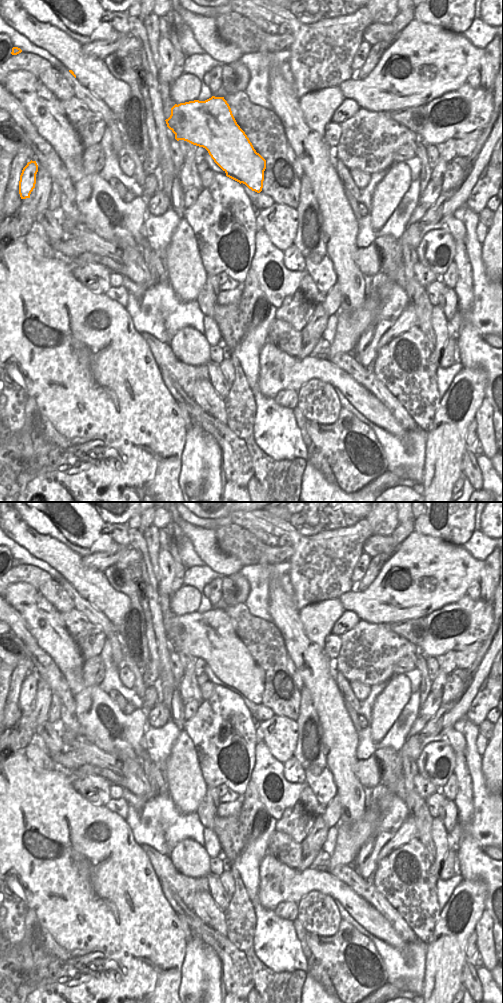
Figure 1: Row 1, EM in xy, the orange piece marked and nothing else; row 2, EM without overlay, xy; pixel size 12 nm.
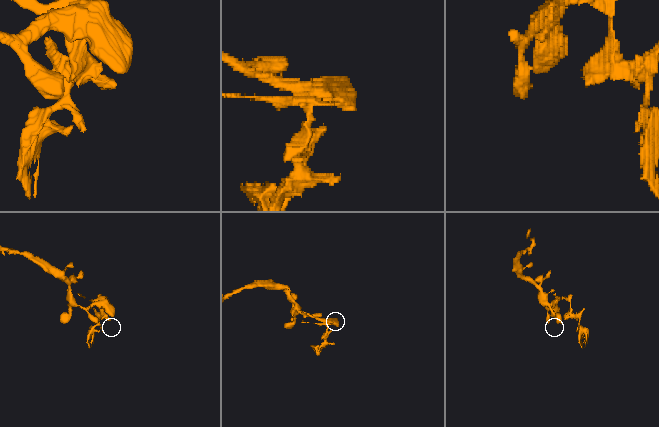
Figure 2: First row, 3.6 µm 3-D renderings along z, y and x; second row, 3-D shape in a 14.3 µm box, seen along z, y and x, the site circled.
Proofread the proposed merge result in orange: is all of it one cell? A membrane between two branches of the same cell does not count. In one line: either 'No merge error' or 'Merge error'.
Merge error

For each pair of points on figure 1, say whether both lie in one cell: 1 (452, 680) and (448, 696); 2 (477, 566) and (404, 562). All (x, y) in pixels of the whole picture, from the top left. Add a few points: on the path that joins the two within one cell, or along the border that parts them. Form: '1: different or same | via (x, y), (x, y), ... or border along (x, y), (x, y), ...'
1: same | via (452, 684), (450, 692)
2: same | via (459, 570), (426, 570), (422, 566)

